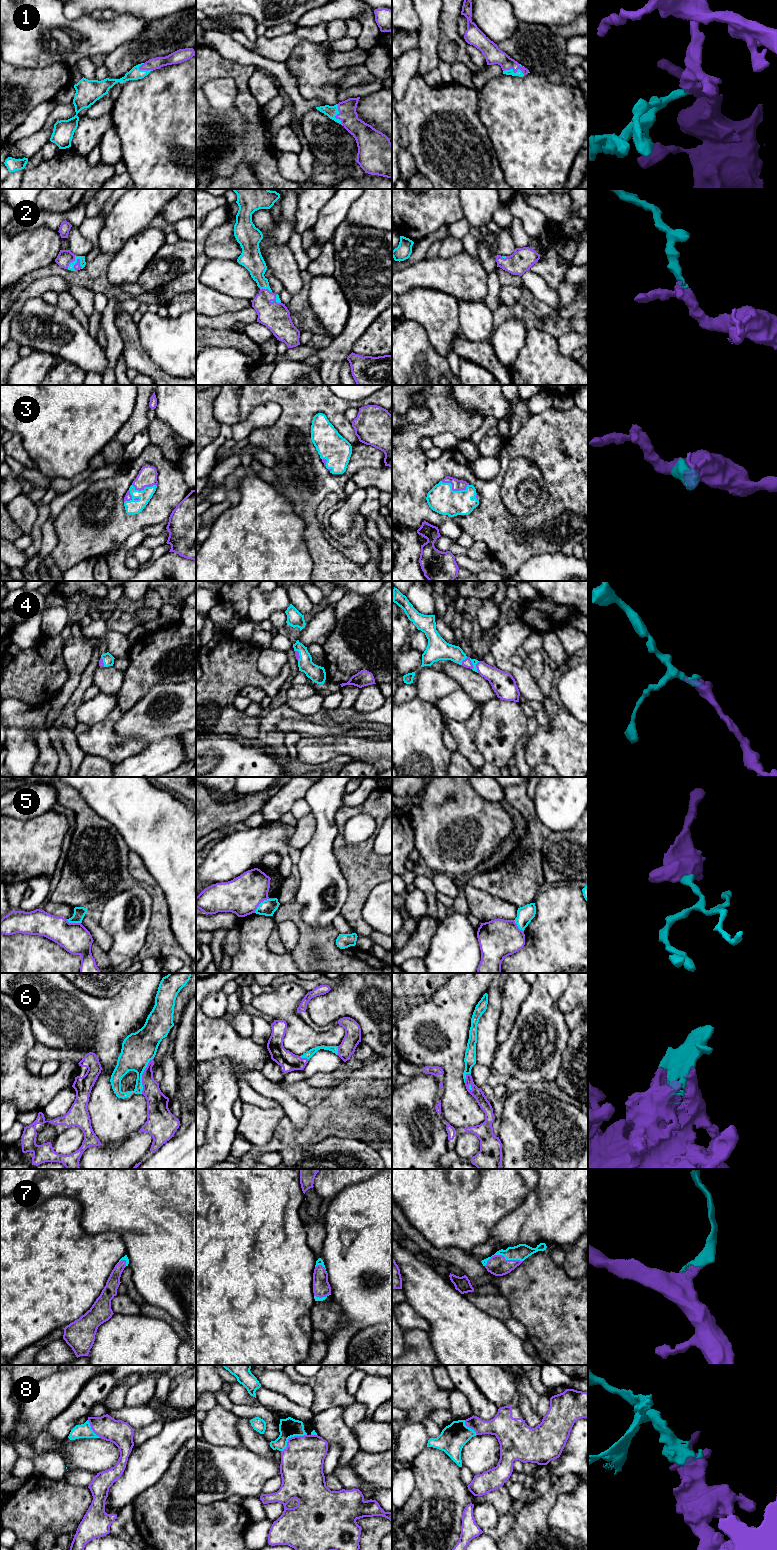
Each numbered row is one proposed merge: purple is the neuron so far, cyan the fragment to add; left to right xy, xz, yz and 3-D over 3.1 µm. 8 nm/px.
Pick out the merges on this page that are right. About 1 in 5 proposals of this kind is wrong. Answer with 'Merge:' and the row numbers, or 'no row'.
Merge: 1, 2, 3, 4, 6, 7, 8

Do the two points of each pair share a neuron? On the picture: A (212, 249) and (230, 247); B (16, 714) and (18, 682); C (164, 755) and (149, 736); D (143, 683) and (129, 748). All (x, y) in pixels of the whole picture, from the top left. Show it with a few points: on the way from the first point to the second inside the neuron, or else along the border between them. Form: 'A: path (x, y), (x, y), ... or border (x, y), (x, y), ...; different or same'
A: path (216, 247), (226, 247); same
B: border (10, 697), (17, 698), (30, 705), (40, 705); different
C: border (177, 735), (165, 736), (144, 748); different
D: path (126, 700), (111, 720), (112, 735); same

